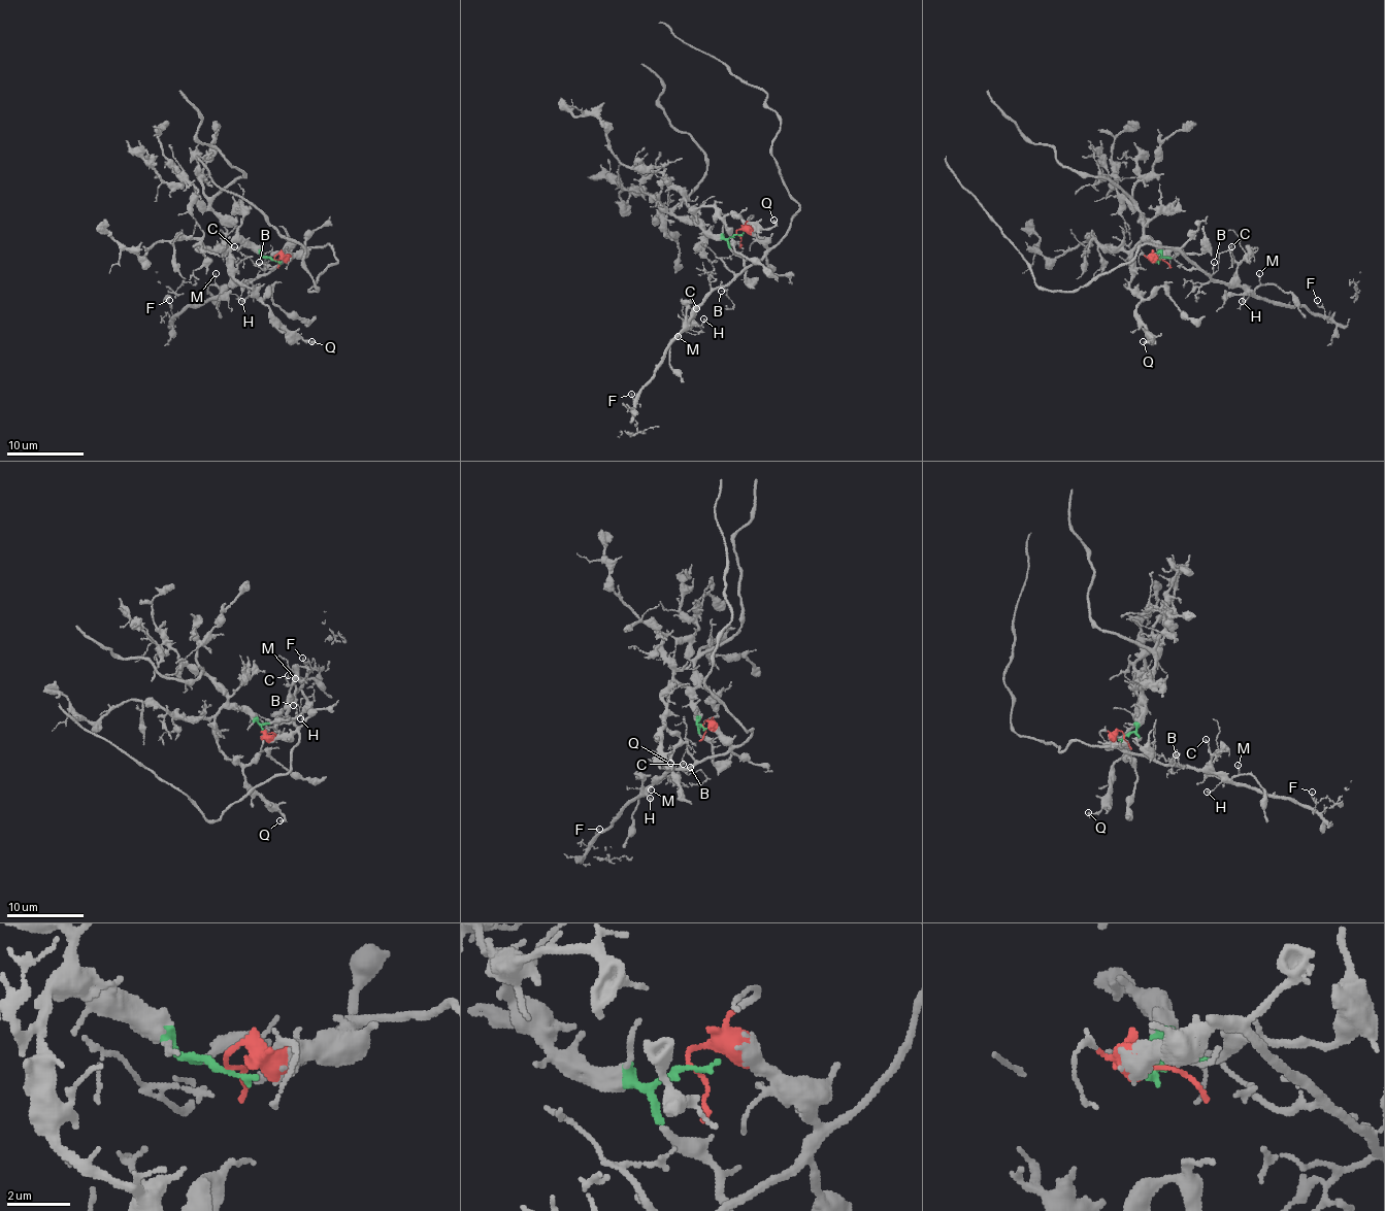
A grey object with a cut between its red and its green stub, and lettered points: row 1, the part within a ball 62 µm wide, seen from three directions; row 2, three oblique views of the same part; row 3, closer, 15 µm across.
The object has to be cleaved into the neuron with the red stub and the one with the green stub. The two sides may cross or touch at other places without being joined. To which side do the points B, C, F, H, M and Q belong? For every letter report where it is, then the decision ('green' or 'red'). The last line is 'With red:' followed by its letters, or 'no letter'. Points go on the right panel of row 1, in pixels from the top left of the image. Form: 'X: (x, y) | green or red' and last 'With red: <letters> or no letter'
B: (1214, 262) | red
C: (1231, 246) | red
F: (1317, 300) | red
H: (1242, 301) | red
M: (1259, 273) | red
Q: (1143, 341) | green
With red: B, C, F, H, M

